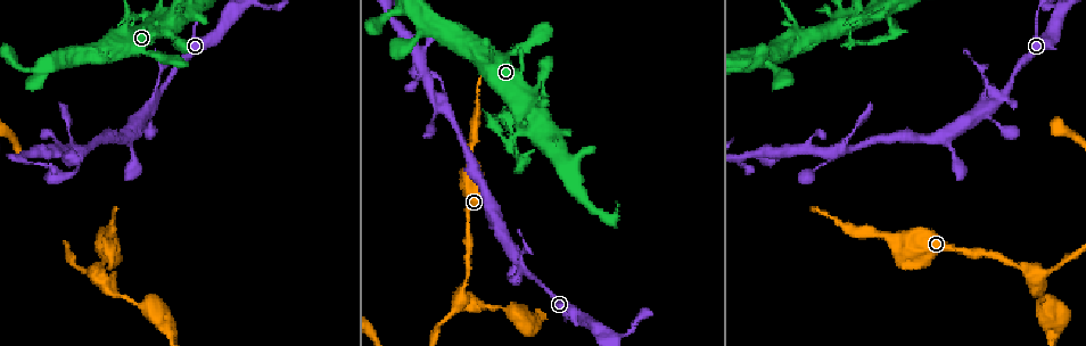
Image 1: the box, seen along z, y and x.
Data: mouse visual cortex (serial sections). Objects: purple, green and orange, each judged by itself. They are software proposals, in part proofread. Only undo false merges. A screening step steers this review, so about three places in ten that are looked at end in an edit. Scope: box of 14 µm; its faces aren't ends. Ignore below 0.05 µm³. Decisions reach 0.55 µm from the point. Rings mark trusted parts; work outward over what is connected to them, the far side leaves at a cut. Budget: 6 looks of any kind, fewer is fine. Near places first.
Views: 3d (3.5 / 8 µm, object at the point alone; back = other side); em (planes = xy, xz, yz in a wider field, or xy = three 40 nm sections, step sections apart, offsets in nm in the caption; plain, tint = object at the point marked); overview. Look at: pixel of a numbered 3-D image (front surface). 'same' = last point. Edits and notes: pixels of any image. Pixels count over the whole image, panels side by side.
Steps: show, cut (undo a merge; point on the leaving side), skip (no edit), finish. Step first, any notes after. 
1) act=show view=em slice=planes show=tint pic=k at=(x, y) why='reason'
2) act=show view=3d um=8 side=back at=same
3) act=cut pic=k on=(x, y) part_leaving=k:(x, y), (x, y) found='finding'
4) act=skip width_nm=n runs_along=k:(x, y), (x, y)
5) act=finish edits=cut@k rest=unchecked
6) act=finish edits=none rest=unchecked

act=show view=3d um=3.5 pic=1 at=(478, 304) why='sudden change in width'

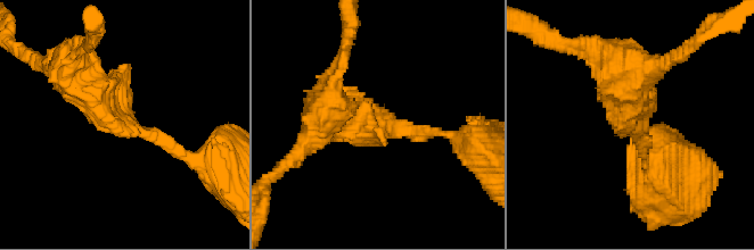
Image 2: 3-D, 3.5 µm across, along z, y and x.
act=show view=em slice=xy step=1 show=tint pic=2 at=(631, 127) arm_widths_nm=200,500 why='shape alone is not enough'

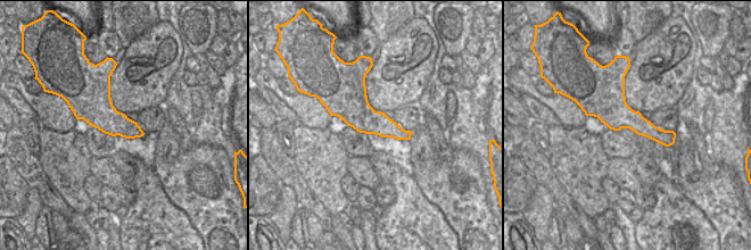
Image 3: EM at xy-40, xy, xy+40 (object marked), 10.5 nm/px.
act=skip runs_along=2:(74, 72), (116, 125), (189, 159) found='continuous, no second cell'

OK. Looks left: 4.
act=show view=3d um=3.5 pic=1 at=(837, 157) why='sudden change in width'

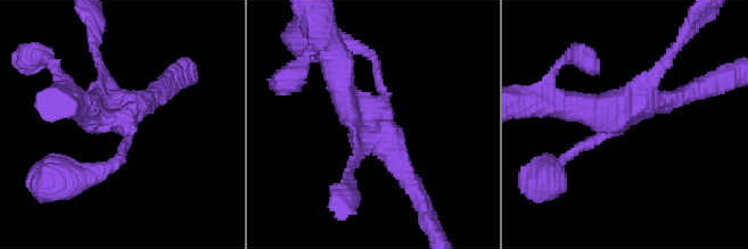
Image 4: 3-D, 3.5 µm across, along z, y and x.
act=show view=em slice=planes show=tint pic=4 at=(621, 120)

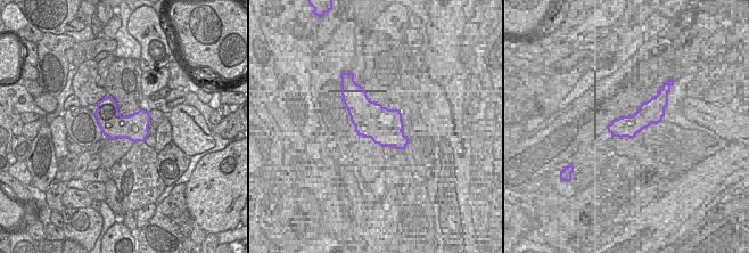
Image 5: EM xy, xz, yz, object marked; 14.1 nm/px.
act=skip arms=4 runs_along=4:(404, 175), (335, 61) found='continuous, no second cell'

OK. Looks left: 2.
act=show view=3d um=3.5 pic=1 at=(849, 35)

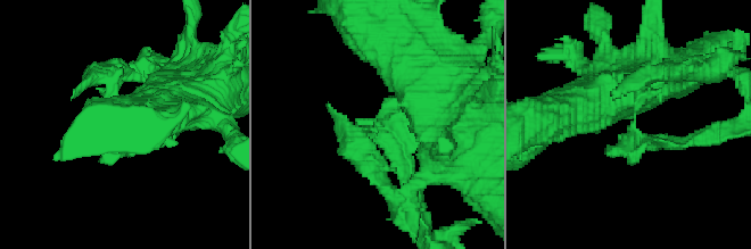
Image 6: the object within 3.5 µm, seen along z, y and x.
act=show view=em slice=planes show=tint pic=6 at=(635, 118)

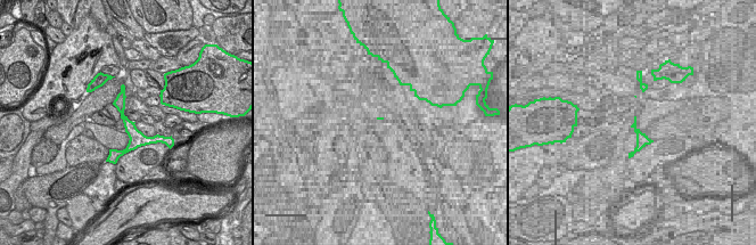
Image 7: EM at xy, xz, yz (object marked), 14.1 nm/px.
act=skip runs_along=7:(122, 95), (132, 144), (117, 154) found='continuous, no second cell'

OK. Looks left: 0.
act=finish edits=none rest=unchecked

